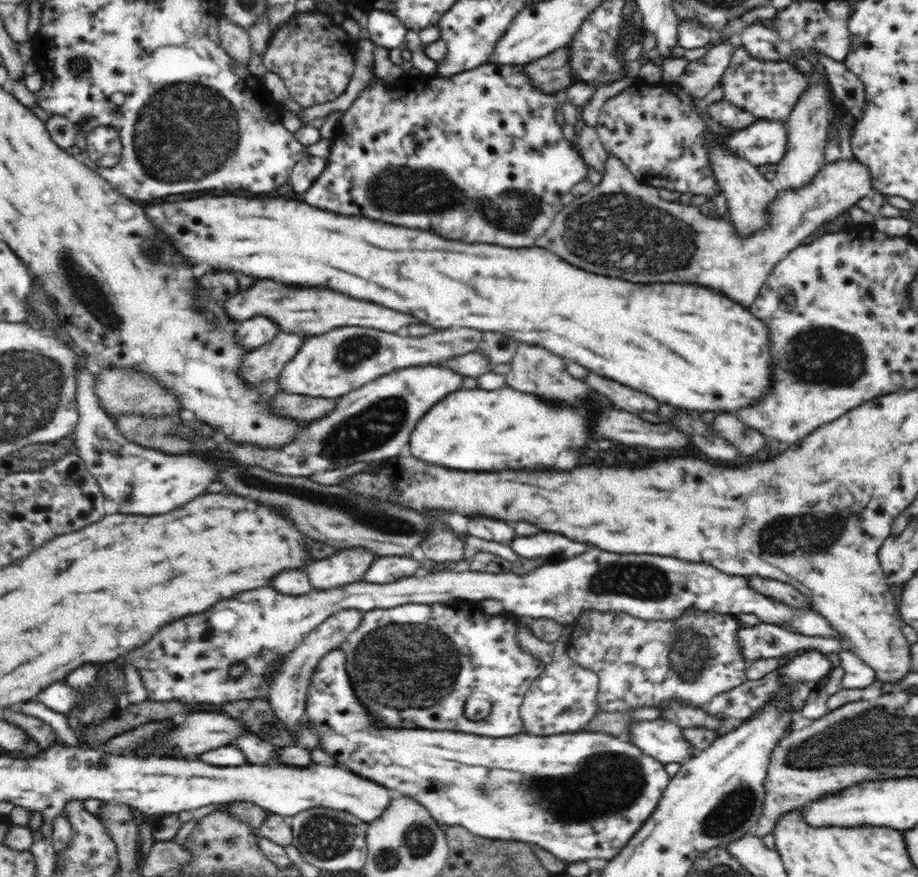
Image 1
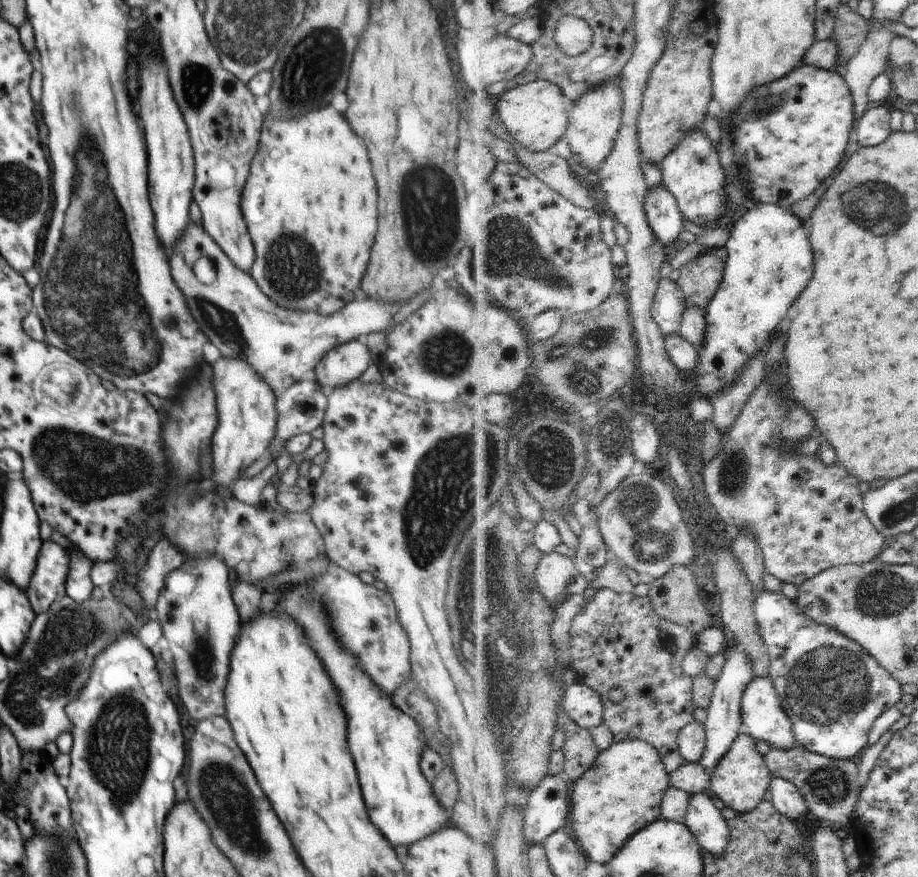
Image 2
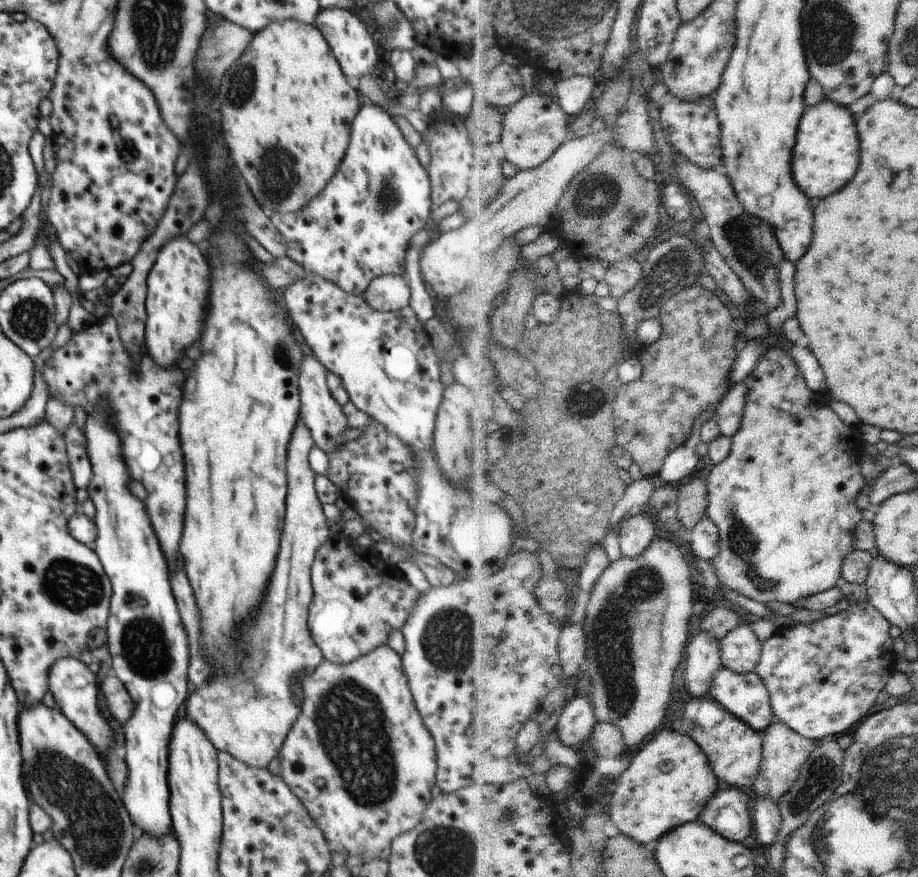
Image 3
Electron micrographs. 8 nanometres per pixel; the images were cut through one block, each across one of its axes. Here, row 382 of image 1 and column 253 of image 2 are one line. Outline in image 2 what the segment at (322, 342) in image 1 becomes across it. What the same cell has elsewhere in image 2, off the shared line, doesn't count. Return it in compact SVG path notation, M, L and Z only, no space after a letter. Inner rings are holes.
M190 222L190 226L186 226L186 234L182 234L182 242L178 242L178 246L174 246L172 256L169 256L170 268L172 268L172 278L176 282L176 286L184 292L186 302L190 312L194 310L194 320L198 322L200 330L210 338L210 342L224 354L224 356L240 356L244 358L251 367L255 368L263 381L274 391L276 395L282 394L290 385L301 380L302 376L310 370L314 370L318 362L324 358L324 355L340 346L341 344L356 341L358 336L362 334L370 334L376 331L387 330L390 326L390 320L395 311L398 310L396 304L392 314L390 314L390 304L381 299L372 299L360 294L360 298L356 298L349 302L342 310L335 312L333 315L316 314L314 311L293 311L279 307L268 296L264 296L260 292L260 287L248 272L240 270L231 260L230 257L216 244L216 241L206 232L201 222ZM206 256L214 262L217 272L216 281L209 285L196 280L194 276L194 260Z

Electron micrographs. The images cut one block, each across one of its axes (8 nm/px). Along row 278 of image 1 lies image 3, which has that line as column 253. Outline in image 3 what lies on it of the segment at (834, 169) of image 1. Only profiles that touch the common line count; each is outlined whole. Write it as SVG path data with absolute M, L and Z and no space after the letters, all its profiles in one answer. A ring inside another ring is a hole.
M300 419L287 447L288 496L286 496L286 518L284 518L280 552L278 552L278 564L272 574L264 602L260 606L260 614L256 616L252 624L248 622L246 626L242 626L240 638L236 640L236 646L242 658L242 670L238 674L226 674L220 670L214 676L214 680L210 680L204 688L198 688L185 701L185 716L202 728L206 738L214 744L217 751L226 752L232 758L254 768L267 768L271 760L279 756L290 728L298 720L298 712L301 708L294 704L294 698L290 692L290 676L304 678L317 670L324 660L322 652L310 636L307 624L309 607L313 600L310 576L312 564L320 546L330 538L327 518L324 516L322 504L315 490L315 473L308 462L308 455L314 446L310 432Z

